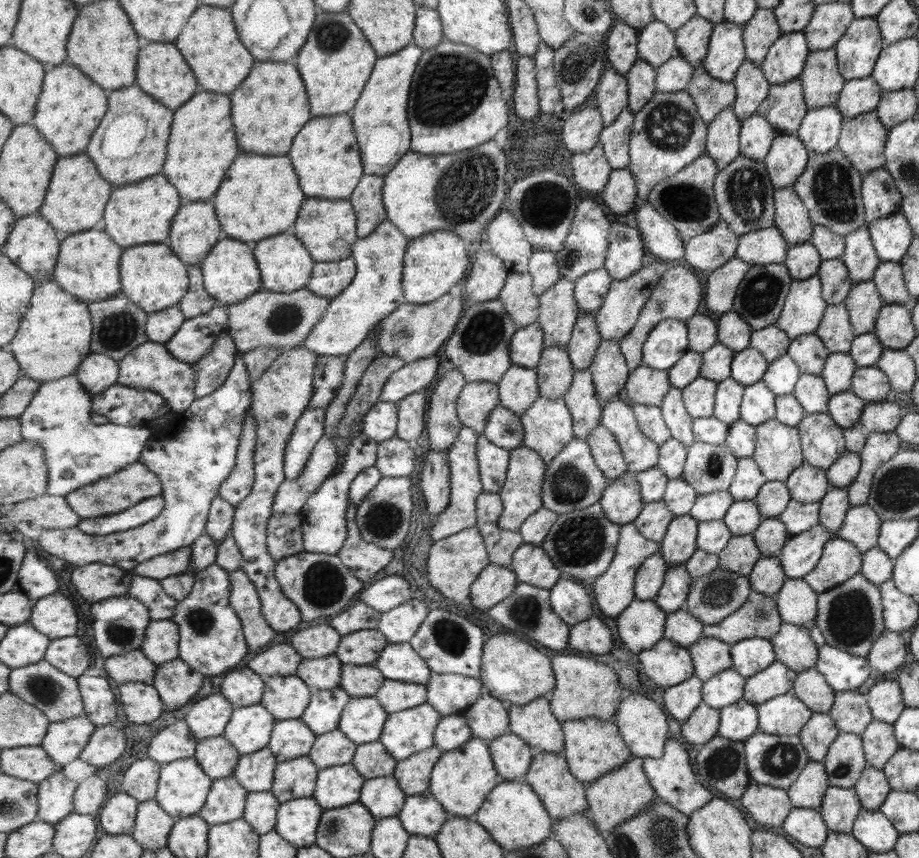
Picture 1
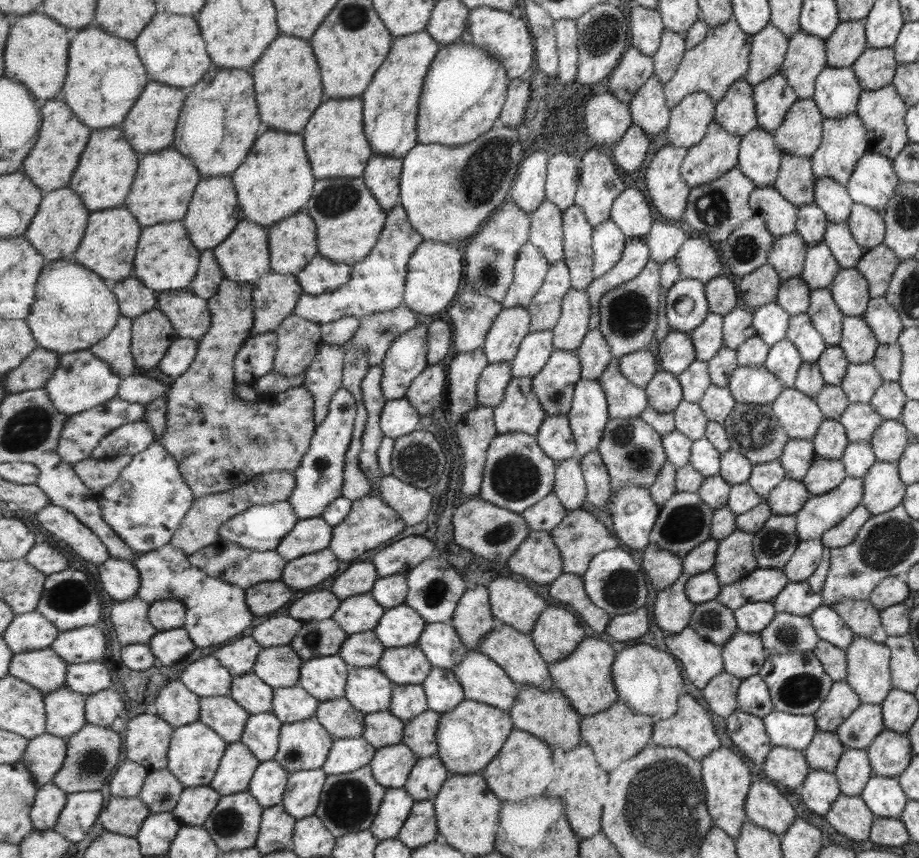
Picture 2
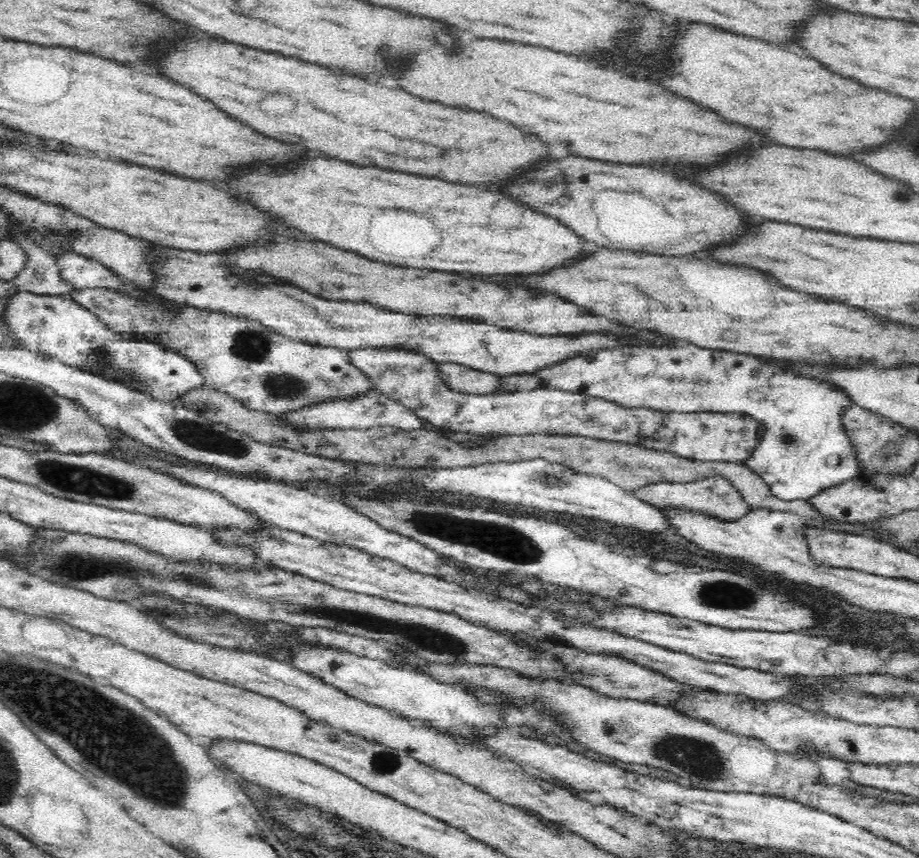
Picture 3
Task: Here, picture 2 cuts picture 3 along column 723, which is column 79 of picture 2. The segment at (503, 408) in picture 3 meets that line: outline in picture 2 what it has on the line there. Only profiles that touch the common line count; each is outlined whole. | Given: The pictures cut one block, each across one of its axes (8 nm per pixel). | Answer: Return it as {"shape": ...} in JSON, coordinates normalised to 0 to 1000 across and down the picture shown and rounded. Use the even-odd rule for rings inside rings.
{"shape":[[[132,464],[116,467],[113,471],[103,473],[103,476],[94,478],[91,481],[76,484],[65,510],[64,527],[66,534],[78,542],[92,535],[99,535],[102,524],[119,505],[127,501],[131,497],[158,491],[158,485],[160,485],[160,474],[158,472],[140,469]]]}

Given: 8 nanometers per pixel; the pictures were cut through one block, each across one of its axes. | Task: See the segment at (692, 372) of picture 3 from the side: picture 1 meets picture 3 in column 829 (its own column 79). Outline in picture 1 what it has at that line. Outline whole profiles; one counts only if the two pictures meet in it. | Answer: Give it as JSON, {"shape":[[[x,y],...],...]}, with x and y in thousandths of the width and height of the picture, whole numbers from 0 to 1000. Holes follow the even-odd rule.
{"shape":[[[83,436],[48,445],[32,476],[21,487],[26,513],[40,515],[49,524],[49,536],[53,541],[53,577],[73,579],[90,566],[107,562],[136,547],[136,543],[151,538],[156,524],[162,517],[162,497],[101,492],[101,463]]]}

